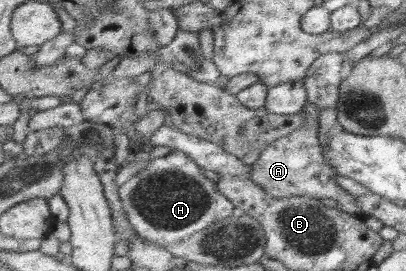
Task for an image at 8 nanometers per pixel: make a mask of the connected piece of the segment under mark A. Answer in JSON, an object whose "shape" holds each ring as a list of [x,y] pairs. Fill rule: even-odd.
{"shape":[[[308,100],[306,107],[300,113],[306,116],[306,125],[293,131],[288,137],[281,137],[272,146],[268,146],[261,154],[259,161],[251,166],[249,179],[259,184],[267,194],[277,198],[307,196],[317,200],[333,199],[337,201],[340,210],[363,216],[357,197],[343,190],[335,182],[334,176],[339,176],[339,173],[335,167],[331,166],[329,159],[325,157],[324,148],[319,144],[317,132],[319,132],[320,109]]]}

